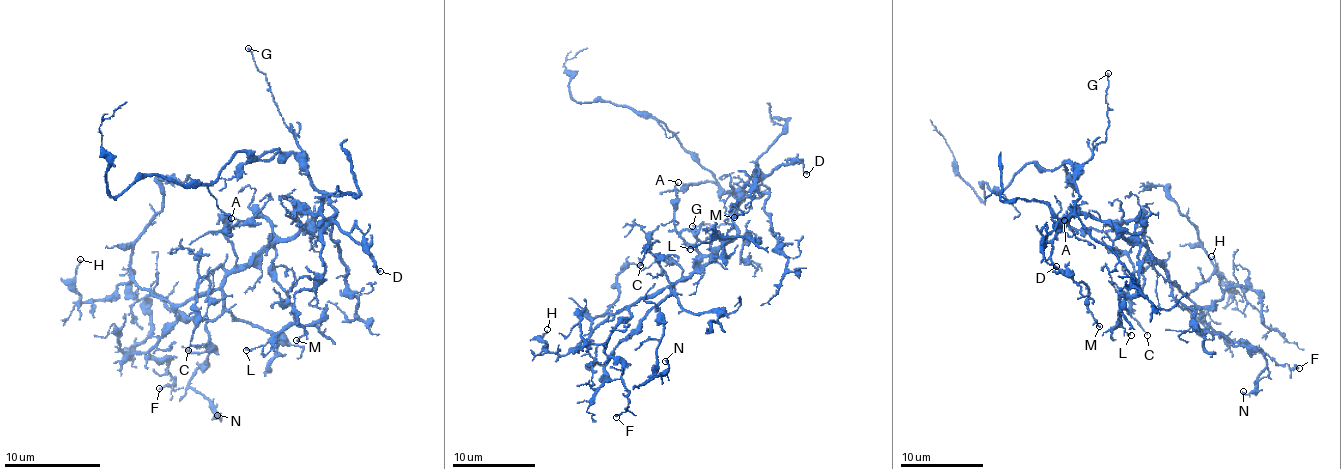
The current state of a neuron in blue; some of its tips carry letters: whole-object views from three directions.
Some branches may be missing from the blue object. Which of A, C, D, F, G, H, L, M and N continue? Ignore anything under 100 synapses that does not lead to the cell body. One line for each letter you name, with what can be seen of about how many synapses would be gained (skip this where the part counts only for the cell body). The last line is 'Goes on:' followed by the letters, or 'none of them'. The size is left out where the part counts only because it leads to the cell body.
Goes on: none of them

